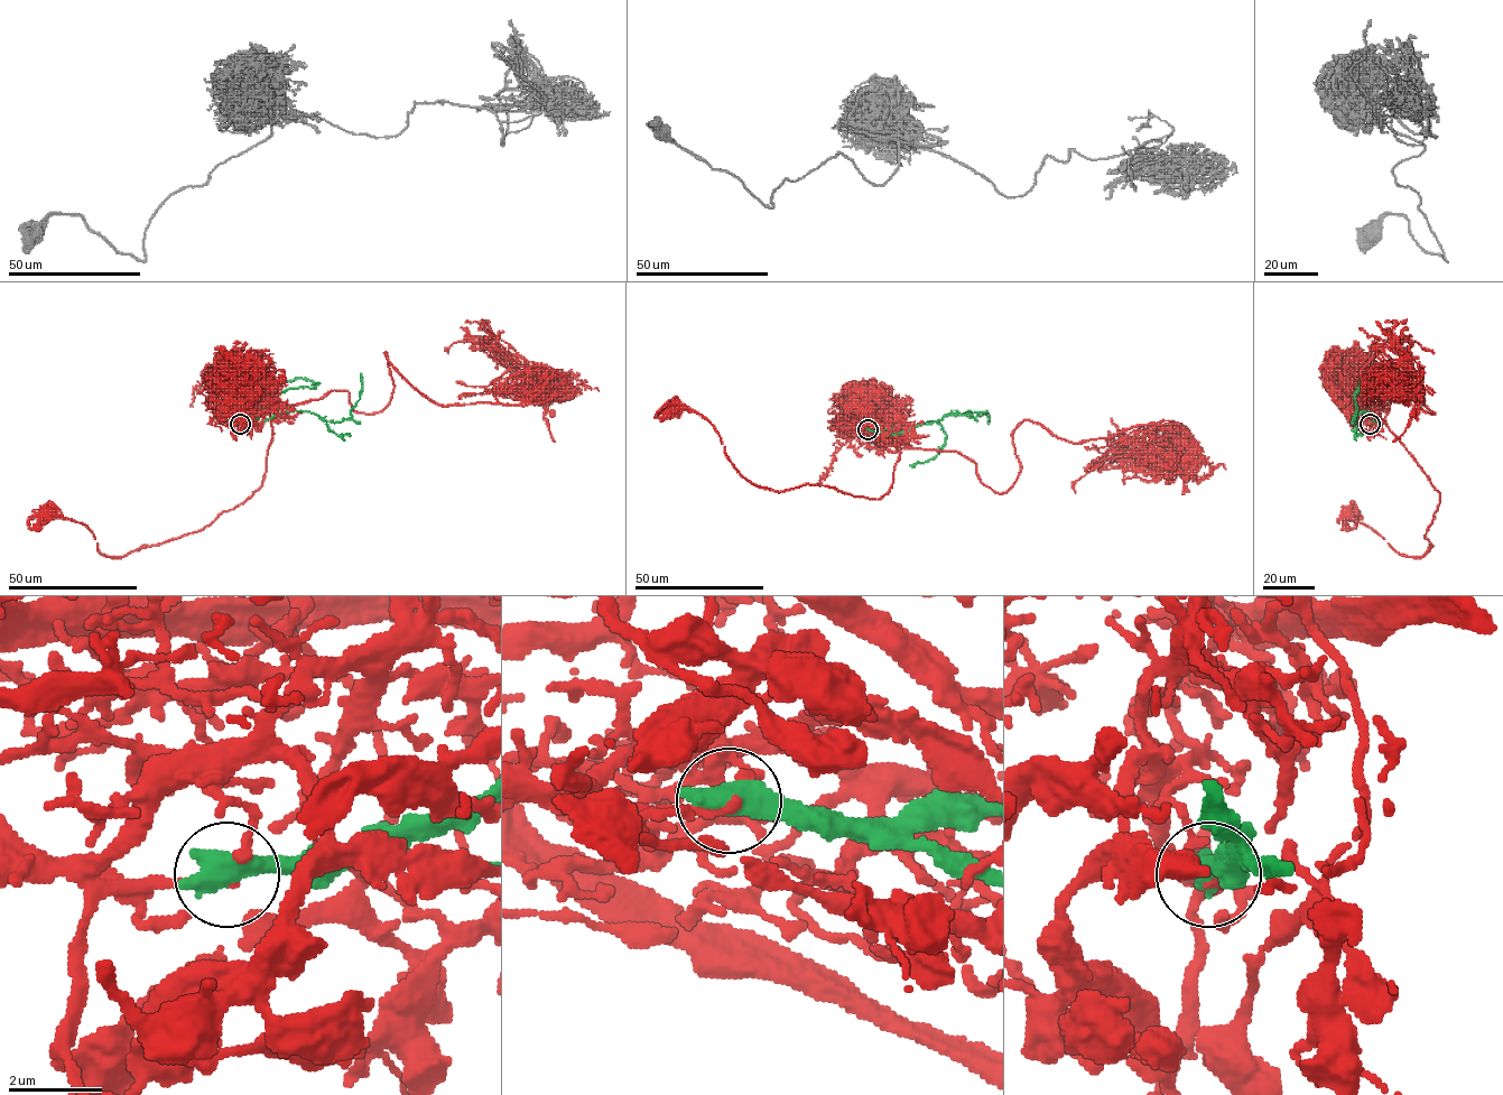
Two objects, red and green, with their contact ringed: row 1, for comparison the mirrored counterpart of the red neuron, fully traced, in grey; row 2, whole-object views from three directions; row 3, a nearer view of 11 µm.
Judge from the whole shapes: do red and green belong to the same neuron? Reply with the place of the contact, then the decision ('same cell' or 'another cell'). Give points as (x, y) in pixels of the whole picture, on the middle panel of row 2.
place (868, 429); another cell

